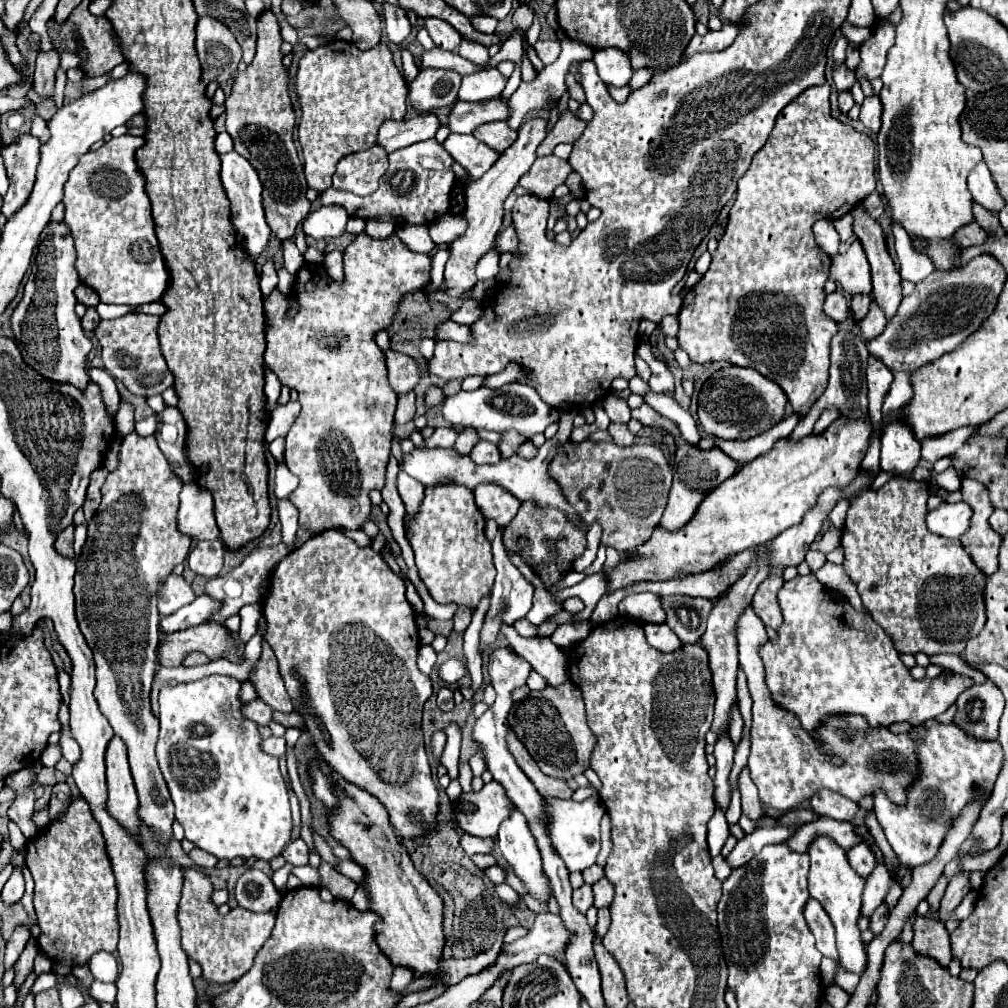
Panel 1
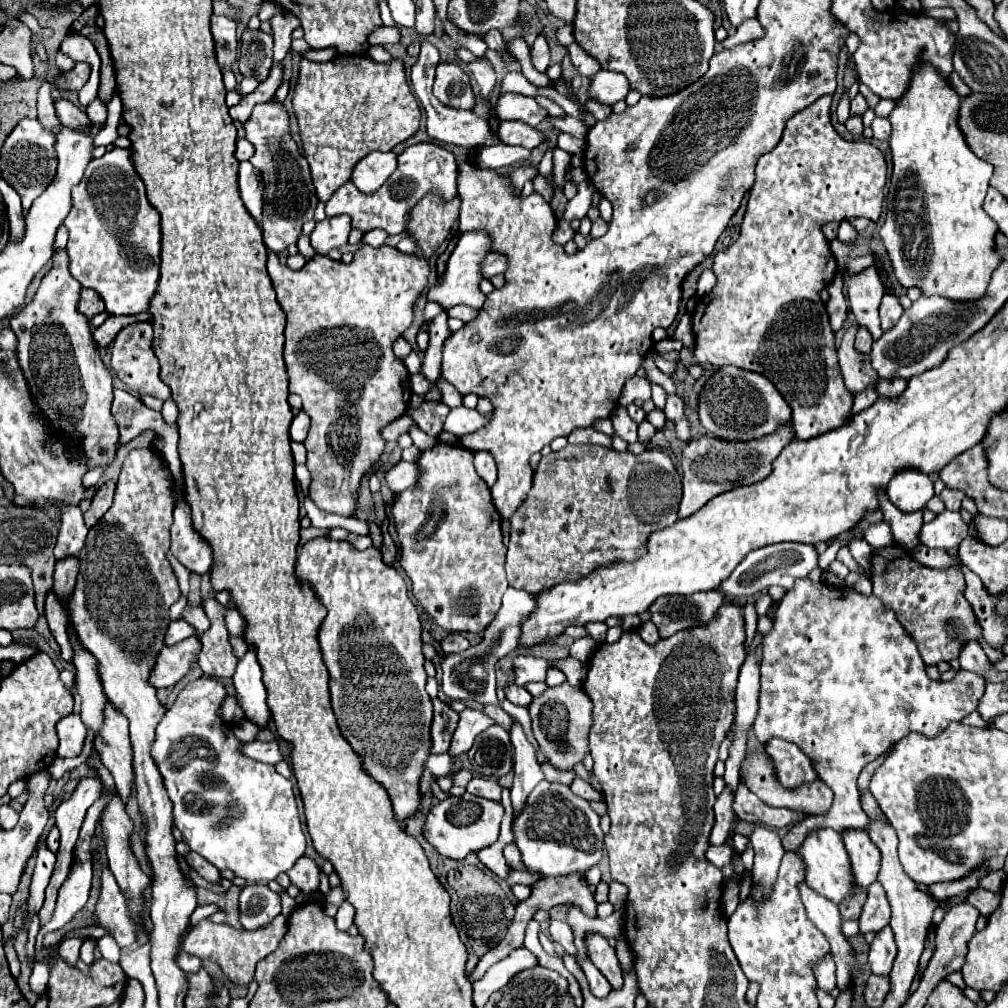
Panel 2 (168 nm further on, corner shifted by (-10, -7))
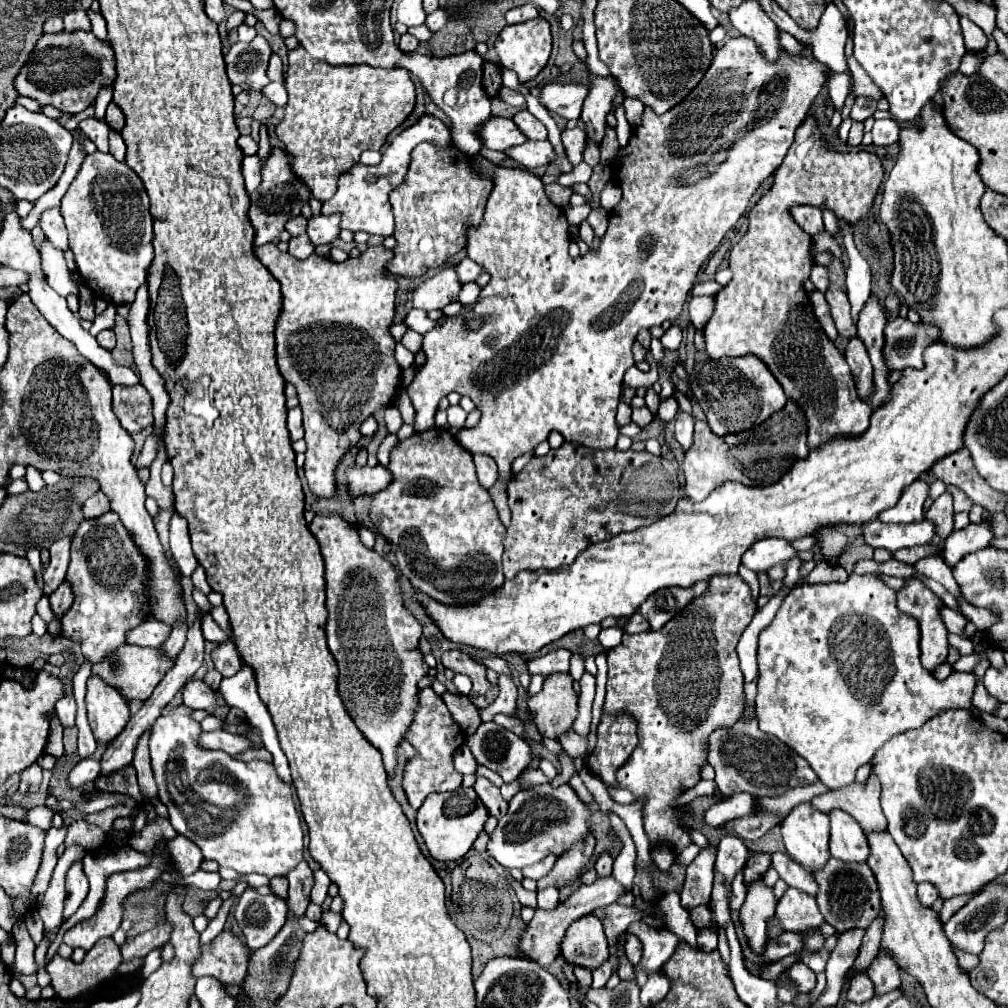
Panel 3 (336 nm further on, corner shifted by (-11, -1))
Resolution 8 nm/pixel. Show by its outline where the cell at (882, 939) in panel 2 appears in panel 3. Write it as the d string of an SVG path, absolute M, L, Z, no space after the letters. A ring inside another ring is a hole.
M880 953L876 961L872 961L866 975L874 983L874 995L884 995L888 991L900 989L900 969L894 963L894 959L890 959L884 953Z

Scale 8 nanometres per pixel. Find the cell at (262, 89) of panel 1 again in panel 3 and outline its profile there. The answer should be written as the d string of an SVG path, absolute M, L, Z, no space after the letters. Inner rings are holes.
M272 149L270 157L262 165L262 181L260 181L260 187L250 195L250 209L248 209L248 219L256 231L254 247L276 241L286 221L300 215L302 205L312 197L308 193L308 187L292 173L290 161L292 159L284 149Z

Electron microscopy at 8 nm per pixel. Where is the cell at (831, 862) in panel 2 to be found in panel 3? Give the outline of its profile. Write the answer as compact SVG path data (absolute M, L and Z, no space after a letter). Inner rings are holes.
M810 803L796 805L782 821L786 851L804 869L818 869L830 859L828 821L828 815Z

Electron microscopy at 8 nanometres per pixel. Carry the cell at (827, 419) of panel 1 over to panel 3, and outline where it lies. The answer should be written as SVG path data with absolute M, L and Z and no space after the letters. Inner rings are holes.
M894 319L884 329L884 359L888 367L894 371L902 371L906 367L918 369L922 367L922 353L930 343L938 341L940 331L936 327L926 327L924 323L914 325L908 319Z

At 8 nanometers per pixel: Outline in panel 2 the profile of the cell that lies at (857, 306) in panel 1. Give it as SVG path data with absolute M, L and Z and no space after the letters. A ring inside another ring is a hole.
M859 327L859 329L857 329L857 339L855 339L855 349L857 349L859 353L869 353L869 351L871 351L871 345L873 345L871 333L867 333L867 329Z

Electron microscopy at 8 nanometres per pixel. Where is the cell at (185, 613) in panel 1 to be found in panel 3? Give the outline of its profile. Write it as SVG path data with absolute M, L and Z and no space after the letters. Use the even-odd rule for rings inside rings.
M148 619L148 621L140 623L140 627L128 631L128 645L160 647L168 635L170 635L170 627L166 623L160 623L156 619Z

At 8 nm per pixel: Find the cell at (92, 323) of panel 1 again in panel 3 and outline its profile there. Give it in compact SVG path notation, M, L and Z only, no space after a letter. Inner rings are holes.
M106 329L106 331L100 331L100 333L98 333L96 341L100 343L100 347L104 347L104 349L112 351L112 349L114 349L114 345L116 345L116 335L114 335L114 331L112 331L112 329Z

